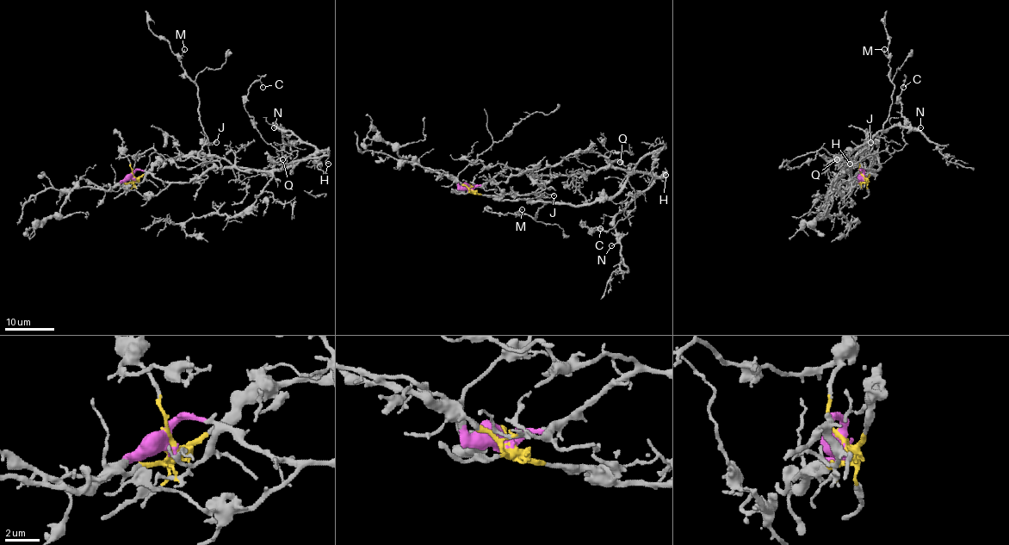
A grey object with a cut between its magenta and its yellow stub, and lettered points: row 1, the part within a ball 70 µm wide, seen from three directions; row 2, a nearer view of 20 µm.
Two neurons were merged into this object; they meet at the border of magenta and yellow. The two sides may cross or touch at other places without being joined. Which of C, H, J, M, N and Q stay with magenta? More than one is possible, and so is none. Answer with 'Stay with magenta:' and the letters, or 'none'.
Stay with magenta: H, J, N, Q

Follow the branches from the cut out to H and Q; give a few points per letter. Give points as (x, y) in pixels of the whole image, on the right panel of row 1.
H: (863, 176), (862, 170), (843, 182), (848, 182), (851, 167), (842, 170), (851, 151), (849, 164)
Q: (863, 176), (862, 170), (843, 182), (848, 182), (851, 167), (842, 170), (834, 161), (837, 160)

